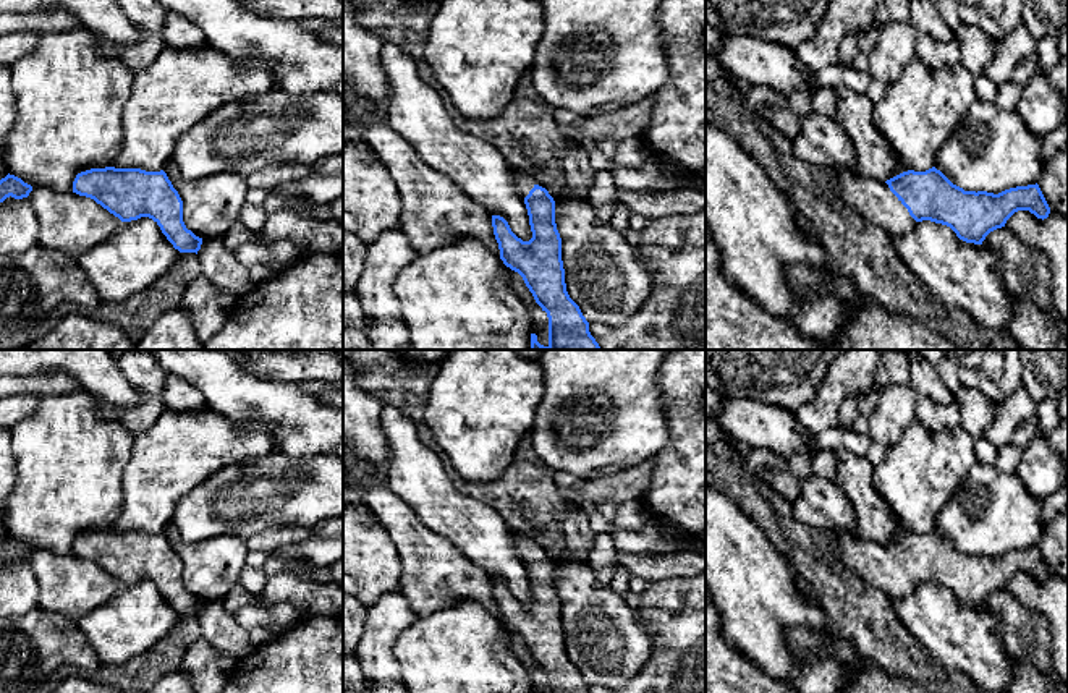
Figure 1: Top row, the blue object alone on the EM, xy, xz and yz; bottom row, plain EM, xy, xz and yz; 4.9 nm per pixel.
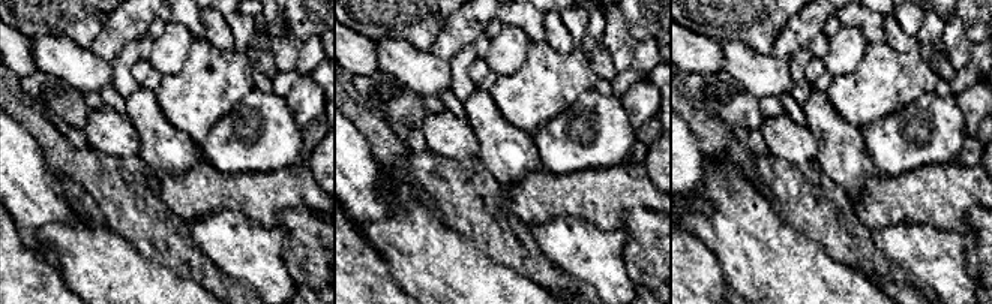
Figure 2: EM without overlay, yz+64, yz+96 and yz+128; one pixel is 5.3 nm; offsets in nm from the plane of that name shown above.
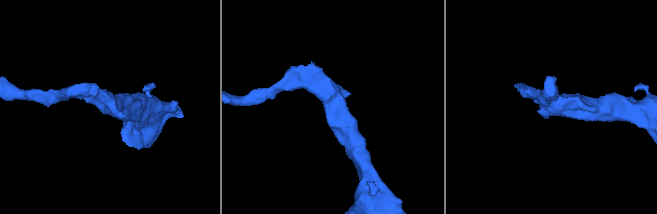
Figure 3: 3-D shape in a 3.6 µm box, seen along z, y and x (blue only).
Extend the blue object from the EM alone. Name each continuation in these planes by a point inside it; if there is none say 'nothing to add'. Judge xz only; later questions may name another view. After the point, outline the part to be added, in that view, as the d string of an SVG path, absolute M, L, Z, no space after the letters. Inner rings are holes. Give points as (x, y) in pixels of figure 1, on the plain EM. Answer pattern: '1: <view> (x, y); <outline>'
1: xz (523, 544); M511 531L511 534L513 534L513 541L515 541L515 549L523 562L529 557L529 554L536 547L540 549L540 546L529 536L518 533L518 531Z

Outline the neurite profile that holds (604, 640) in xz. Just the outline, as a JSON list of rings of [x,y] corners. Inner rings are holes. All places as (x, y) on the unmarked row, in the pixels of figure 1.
[[[563,551],[553,563],[570,661],[589,687],[625,688],[651,656],[651,638],[636,610],[610,586],[595,583],[587,560]]]

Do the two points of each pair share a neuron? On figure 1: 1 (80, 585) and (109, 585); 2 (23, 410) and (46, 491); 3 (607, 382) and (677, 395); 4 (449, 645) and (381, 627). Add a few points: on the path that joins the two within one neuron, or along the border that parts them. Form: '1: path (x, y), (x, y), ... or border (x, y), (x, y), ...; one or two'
1: path (86, 585), (102, 585); one
2: border (34, 395), (34, 408), (16, 425); two
3: border (659, 366), (659, 391), (669, 429); two
4: border (416, 617), (395, 643), (395, 658), (402, 671); two

